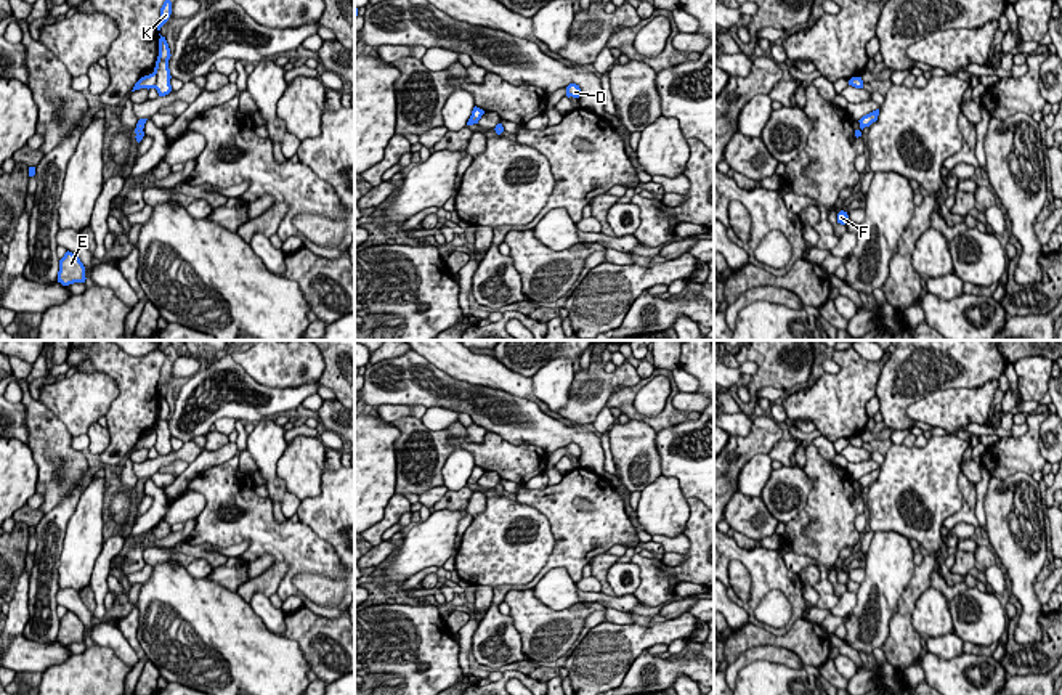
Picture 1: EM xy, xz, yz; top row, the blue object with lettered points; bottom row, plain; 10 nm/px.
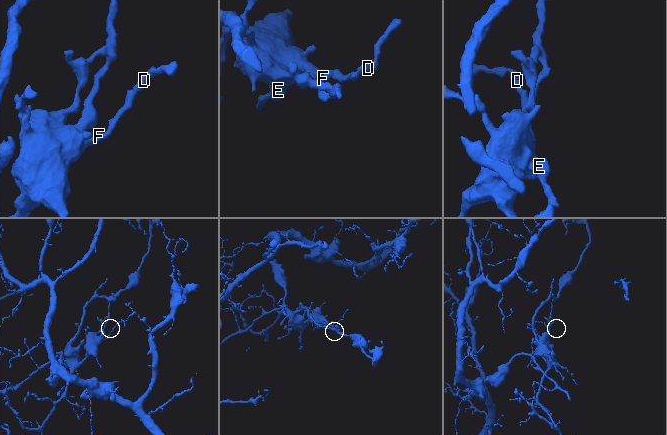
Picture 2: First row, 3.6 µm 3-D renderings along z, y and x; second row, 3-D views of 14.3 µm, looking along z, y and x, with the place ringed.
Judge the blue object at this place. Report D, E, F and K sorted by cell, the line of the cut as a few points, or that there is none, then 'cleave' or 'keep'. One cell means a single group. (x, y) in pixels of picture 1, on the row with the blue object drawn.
D E F / K | xy (154, 71), (153, 87) | cleave

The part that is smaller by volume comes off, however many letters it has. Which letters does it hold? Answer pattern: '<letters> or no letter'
K

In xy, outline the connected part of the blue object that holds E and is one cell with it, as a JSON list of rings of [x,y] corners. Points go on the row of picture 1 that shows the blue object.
[[[67,250],[59,260],[58,282],[69,286],[74,282],[85,282],[85,279],[83,263],[75,254]]]

